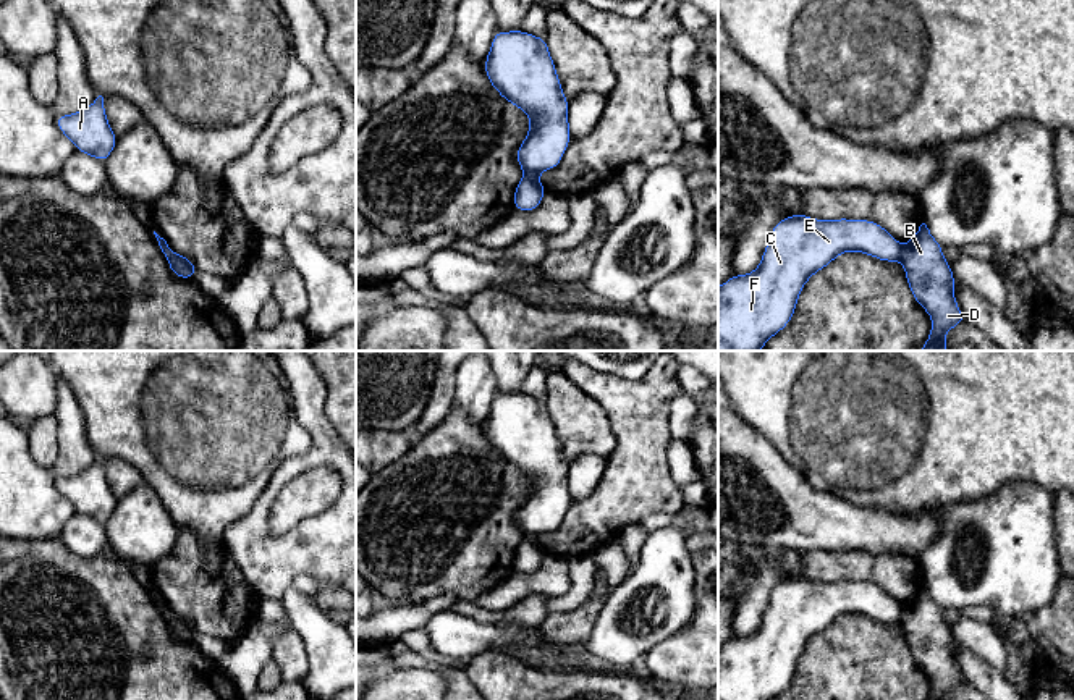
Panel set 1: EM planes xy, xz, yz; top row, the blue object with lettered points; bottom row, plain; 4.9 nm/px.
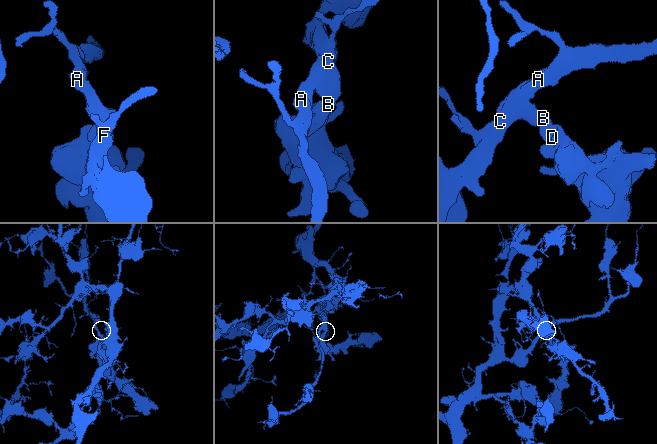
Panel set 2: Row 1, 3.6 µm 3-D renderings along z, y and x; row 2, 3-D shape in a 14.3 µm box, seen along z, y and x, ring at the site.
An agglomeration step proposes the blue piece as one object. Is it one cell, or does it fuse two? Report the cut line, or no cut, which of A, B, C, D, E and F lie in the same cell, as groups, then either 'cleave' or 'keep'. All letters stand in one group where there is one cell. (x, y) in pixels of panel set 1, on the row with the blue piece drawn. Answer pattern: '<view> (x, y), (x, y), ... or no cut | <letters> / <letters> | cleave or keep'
xy (172, 251), (190, 277) | A C E F / B D | cleave

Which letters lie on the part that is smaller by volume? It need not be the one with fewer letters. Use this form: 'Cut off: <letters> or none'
Cut off: B, D

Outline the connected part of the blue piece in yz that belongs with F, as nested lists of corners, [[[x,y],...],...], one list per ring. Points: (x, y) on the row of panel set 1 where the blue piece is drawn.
[[[794,213],[770,233],[759,267],[749,275],[734,273],[718,288],[718,351],[760,351],[791,320],[807,280],[843,252],[862,252],[883,262],[901,260],[903,246],[872,220],[815,220]]]

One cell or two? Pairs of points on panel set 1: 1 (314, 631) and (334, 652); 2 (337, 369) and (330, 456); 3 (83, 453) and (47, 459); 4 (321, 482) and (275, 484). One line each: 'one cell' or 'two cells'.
1: one cell
2: two cells
3: two cells
4: two cells

